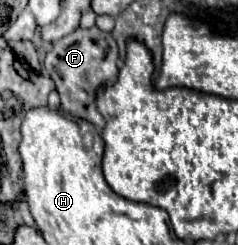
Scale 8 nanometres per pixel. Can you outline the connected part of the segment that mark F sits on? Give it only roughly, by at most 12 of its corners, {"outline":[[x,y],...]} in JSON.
{"outline":[[78,28],[44,68],[60,104],[98,130],[96,94],[118,76],[110,32]]}

